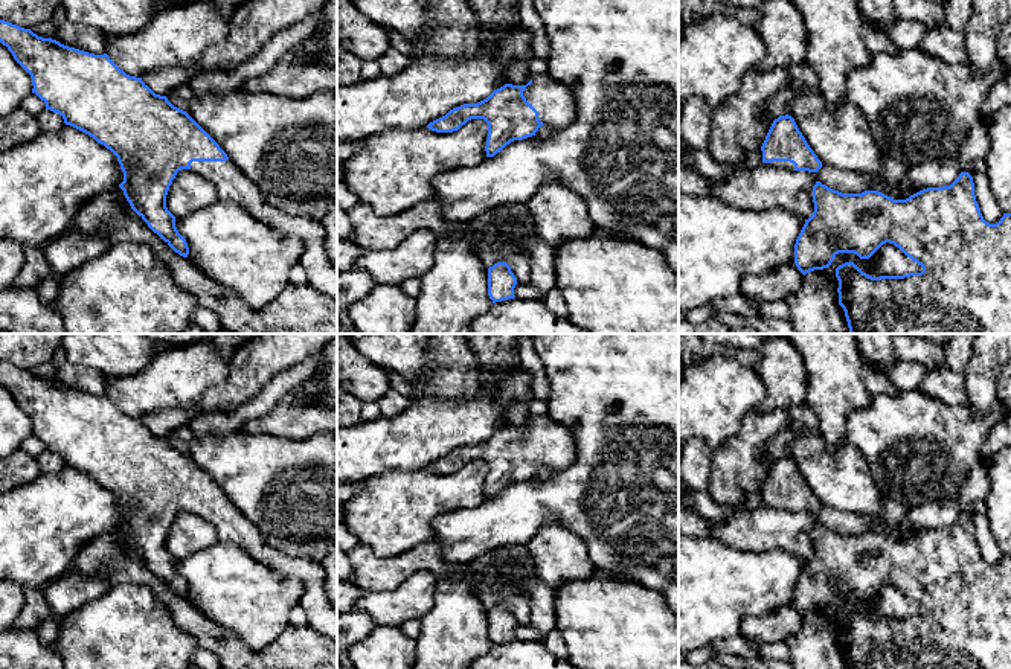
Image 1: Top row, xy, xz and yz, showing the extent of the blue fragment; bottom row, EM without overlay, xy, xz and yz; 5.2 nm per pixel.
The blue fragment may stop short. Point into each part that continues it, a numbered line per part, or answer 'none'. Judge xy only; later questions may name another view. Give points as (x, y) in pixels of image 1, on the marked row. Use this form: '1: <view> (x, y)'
1: xy (229, 180)

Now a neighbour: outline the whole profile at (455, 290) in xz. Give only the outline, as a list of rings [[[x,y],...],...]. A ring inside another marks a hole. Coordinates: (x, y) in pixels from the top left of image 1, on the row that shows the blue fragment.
[[[439,238],[432,268],[421,277],[421,293],[415,297],[416,315],[410,334],[473,334],[470,322],[486,312],[493,300],[488,296],[488,268],[474,253],[468,238]]]

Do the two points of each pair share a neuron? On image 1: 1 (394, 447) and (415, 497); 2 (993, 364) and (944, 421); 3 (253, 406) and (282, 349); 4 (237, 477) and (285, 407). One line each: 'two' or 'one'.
1: two
2: two
3: two
4: two

